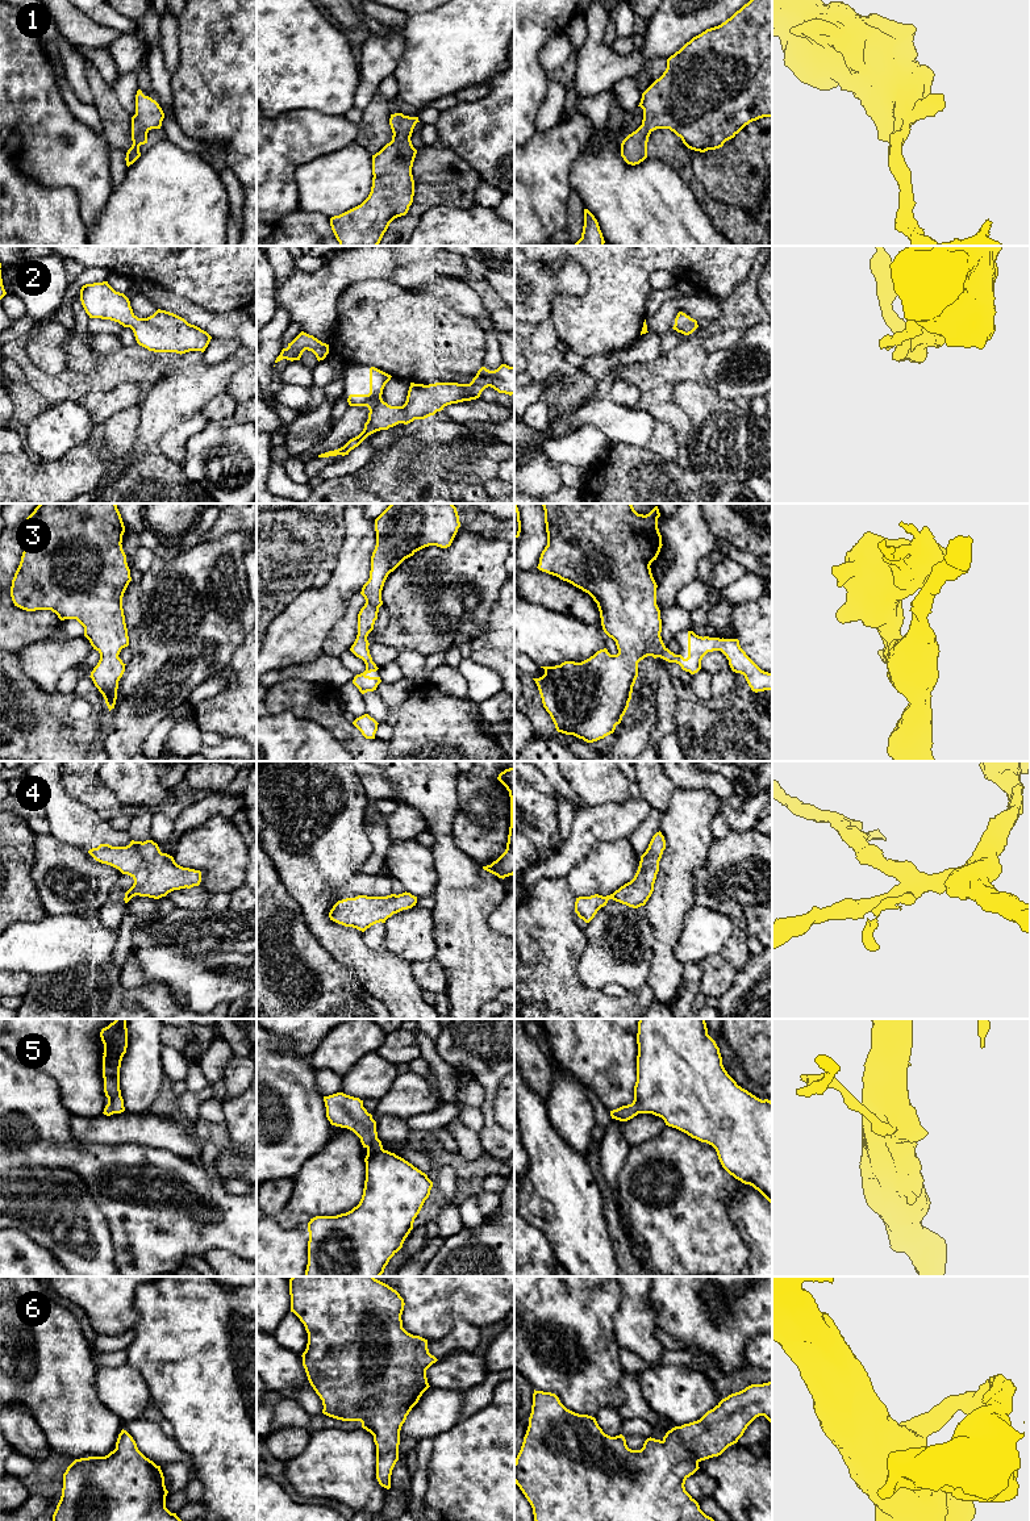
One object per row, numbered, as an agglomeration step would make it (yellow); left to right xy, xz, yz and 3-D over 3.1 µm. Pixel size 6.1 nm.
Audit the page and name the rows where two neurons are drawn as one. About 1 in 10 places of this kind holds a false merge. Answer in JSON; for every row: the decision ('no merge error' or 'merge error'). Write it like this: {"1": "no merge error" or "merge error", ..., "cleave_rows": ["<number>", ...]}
{"1": "no merge error", "2": "no merge error", "3": "no merge error", "4": "no merge error", "5": "no merge error", "6": "no merge error", "cleave_rows": []}

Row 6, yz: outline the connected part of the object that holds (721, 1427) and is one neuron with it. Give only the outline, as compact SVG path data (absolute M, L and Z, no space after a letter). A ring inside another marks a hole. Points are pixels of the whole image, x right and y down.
M772 1382L731 1393L700 1420L672 1428L662 1441L650 1437L641 1450L631 1450L622 1434L605 1434L595 1417L567 1409L555 1393L534 1390L514 1483L530 1503L534 1521L714 1521L685 1491L685 1480L701 1461L737 1443L759 1416L772 1424Z

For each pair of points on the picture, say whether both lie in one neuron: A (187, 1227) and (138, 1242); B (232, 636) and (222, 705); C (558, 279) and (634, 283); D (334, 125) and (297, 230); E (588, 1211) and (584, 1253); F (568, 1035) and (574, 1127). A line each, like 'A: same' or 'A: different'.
A: same
B: different
C: different
D: different
E: same
F: different

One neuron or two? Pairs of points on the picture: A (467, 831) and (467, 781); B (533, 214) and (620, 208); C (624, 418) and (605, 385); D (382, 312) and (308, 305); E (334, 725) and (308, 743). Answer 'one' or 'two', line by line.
A: one
B: two
C: one
D: two
E: two

